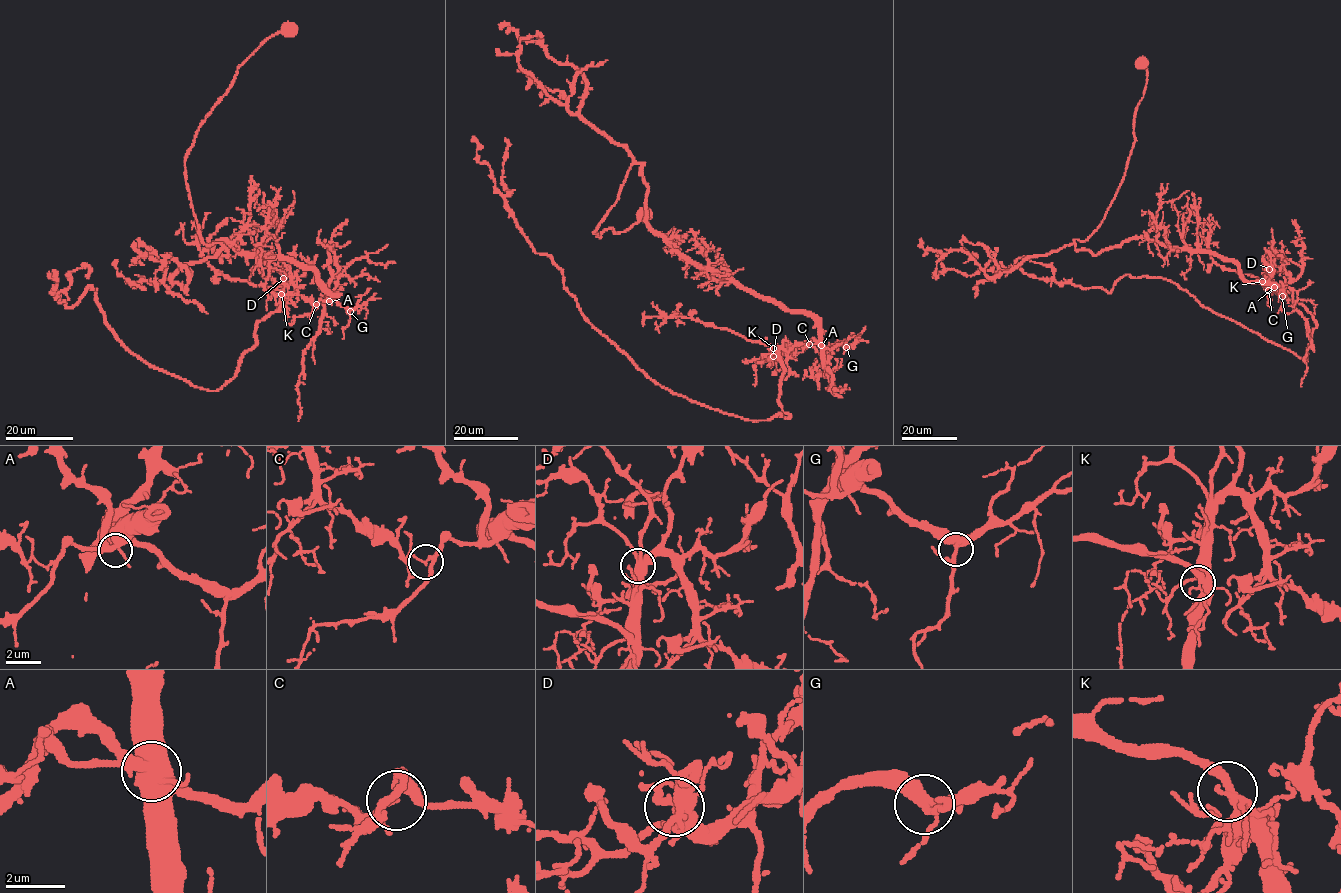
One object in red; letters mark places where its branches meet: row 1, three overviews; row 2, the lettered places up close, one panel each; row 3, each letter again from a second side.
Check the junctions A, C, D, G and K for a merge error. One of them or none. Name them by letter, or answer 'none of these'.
C

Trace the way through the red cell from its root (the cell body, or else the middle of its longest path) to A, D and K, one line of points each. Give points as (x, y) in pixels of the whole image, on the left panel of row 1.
A: (290, 32), (238, 68), (185, 177), (221, 262), (212, 249), (223, 240), (291, 258), (311, 267), (329, 301)
D: (290, 32), (238, 68), (184, 167), (221, 262), (223, 240), (282, 255), (335, 295), (311, 303), (283, 278)
K: (290, 32), (184, 167), (221, 262), (223, 240), (282, 255), (335, 295), (281, 294)

